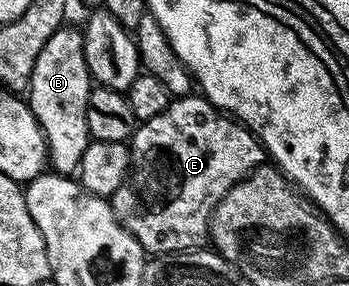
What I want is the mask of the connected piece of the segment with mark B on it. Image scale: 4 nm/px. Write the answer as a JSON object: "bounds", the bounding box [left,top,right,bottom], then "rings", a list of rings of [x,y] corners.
{"bounds":[25,28,93,175],"rings":[[[60,28],[45,40],[45,48],[35,61],[25,101],[30,106],[47,141],[49,166],[54,173],[74,175],[81,164],[81,156],[92,141],[85,108],[93,89],[93,79],[85,64],[83,36],[78,29]]]}

